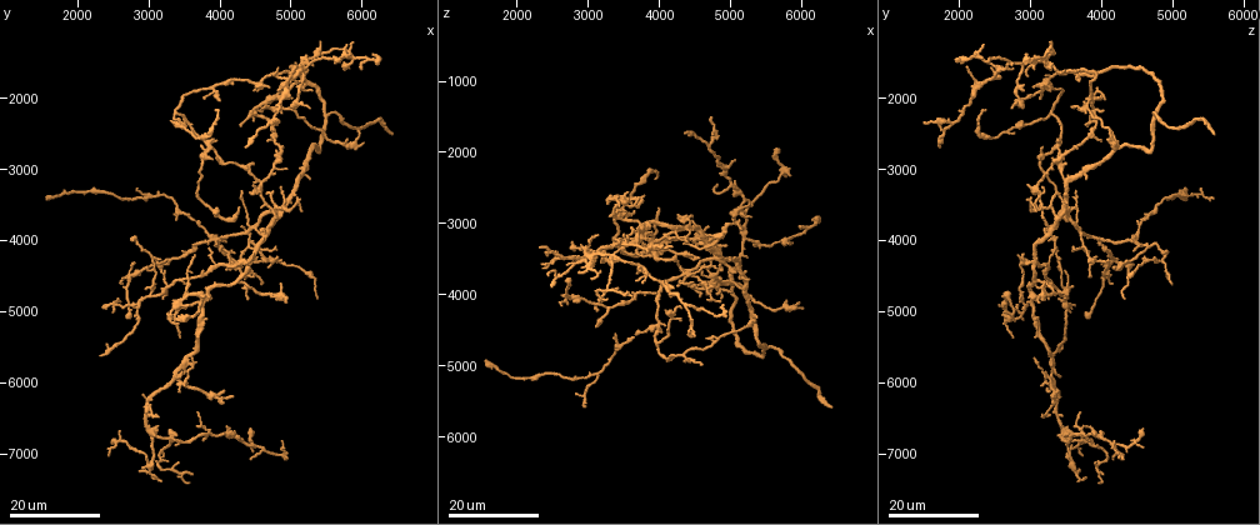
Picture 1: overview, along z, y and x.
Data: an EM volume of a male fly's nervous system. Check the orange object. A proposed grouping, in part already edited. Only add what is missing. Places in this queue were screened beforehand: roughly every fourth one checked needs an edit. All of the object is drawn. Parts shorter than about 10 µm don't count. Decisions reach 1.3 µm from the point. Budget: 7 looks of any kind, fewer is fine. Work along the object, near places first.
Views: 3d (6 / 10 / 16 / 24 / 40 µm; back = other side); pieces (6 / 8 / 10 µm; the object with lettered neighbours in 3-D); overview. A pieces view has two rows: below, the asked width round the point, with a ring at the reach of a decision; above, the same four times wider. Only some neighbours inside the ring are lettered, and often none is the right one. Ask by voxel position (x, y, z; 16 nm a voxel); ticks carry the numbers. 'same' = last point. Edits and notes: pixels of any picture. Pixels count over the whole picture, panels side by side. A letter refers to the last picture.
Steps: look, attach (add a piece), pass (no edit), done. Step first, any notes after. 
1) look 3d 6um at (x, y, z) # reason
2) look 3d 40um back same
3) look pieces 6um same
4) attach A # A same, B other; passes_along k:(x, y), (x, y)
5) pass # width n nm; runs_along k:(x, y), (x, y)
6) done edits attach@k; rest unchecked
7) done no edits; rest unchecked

look 3d 16um at (6400, 2450, 5550) # long arm stops here

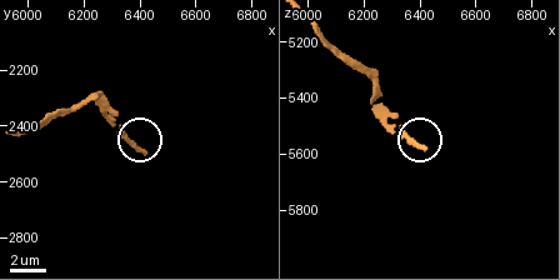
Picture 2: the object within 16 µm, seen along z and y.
look pieces 10um at (6420, 2500, 5580)

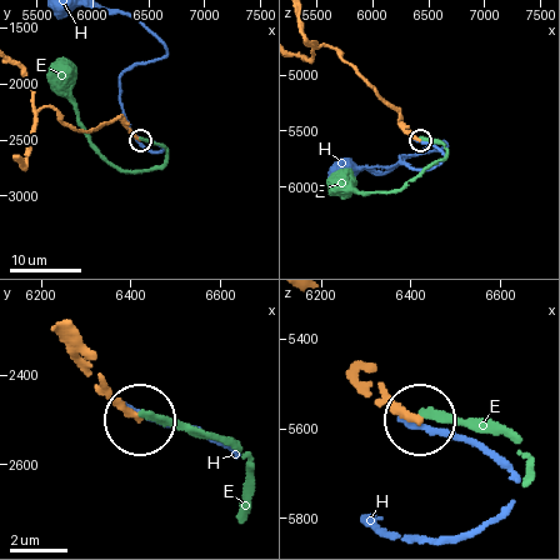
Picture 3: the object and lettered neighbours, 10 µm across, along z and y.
pass # E other, H other; runs_along 3:(330, 46), (396, 111), (400, 125), (419, 139); no lettered piece goes on from it

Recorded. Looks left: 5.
look 3d 16um at (5050, 1700, 2950) # tapers out

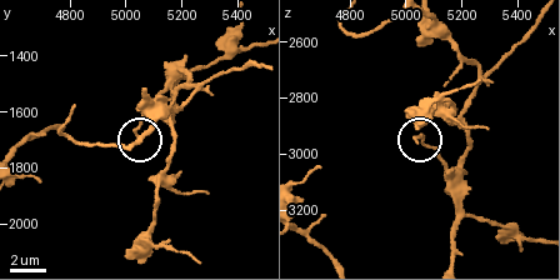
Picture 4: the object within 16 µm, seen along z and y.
look 3d 10um at (5040, 1680, 2960)

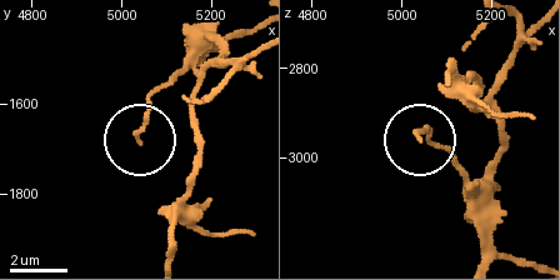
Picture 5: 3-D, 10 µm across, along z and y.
look pieces 10um at (5045, 1685, 2955)

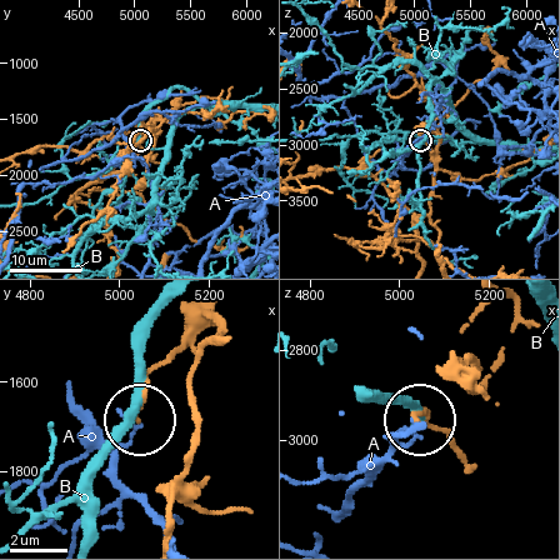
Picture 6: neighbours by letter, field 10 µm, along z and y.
pass # A other, B other; none of them fits

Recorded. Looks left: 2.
look 3d 24um at (4250, 4350, 2900) # free end

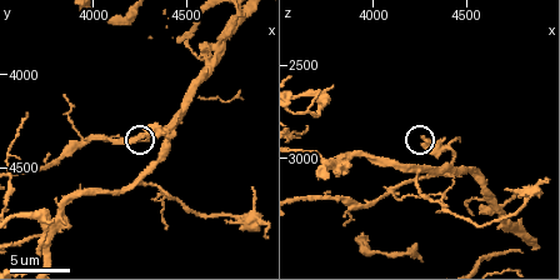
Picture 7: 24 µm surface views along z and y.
look pieces 10um at (4260, 4340, 2900)

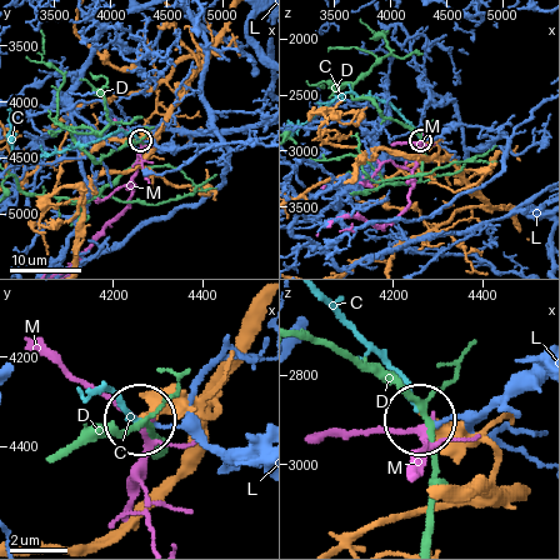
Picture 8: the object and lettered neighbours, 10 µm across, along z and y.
attach C # C same, D other, L other, M other; passes_along 8:(213, 406), (138, 418), (90, 389); the cell continues

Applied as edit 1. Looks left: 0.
done edits attach@8; rest unchecked

